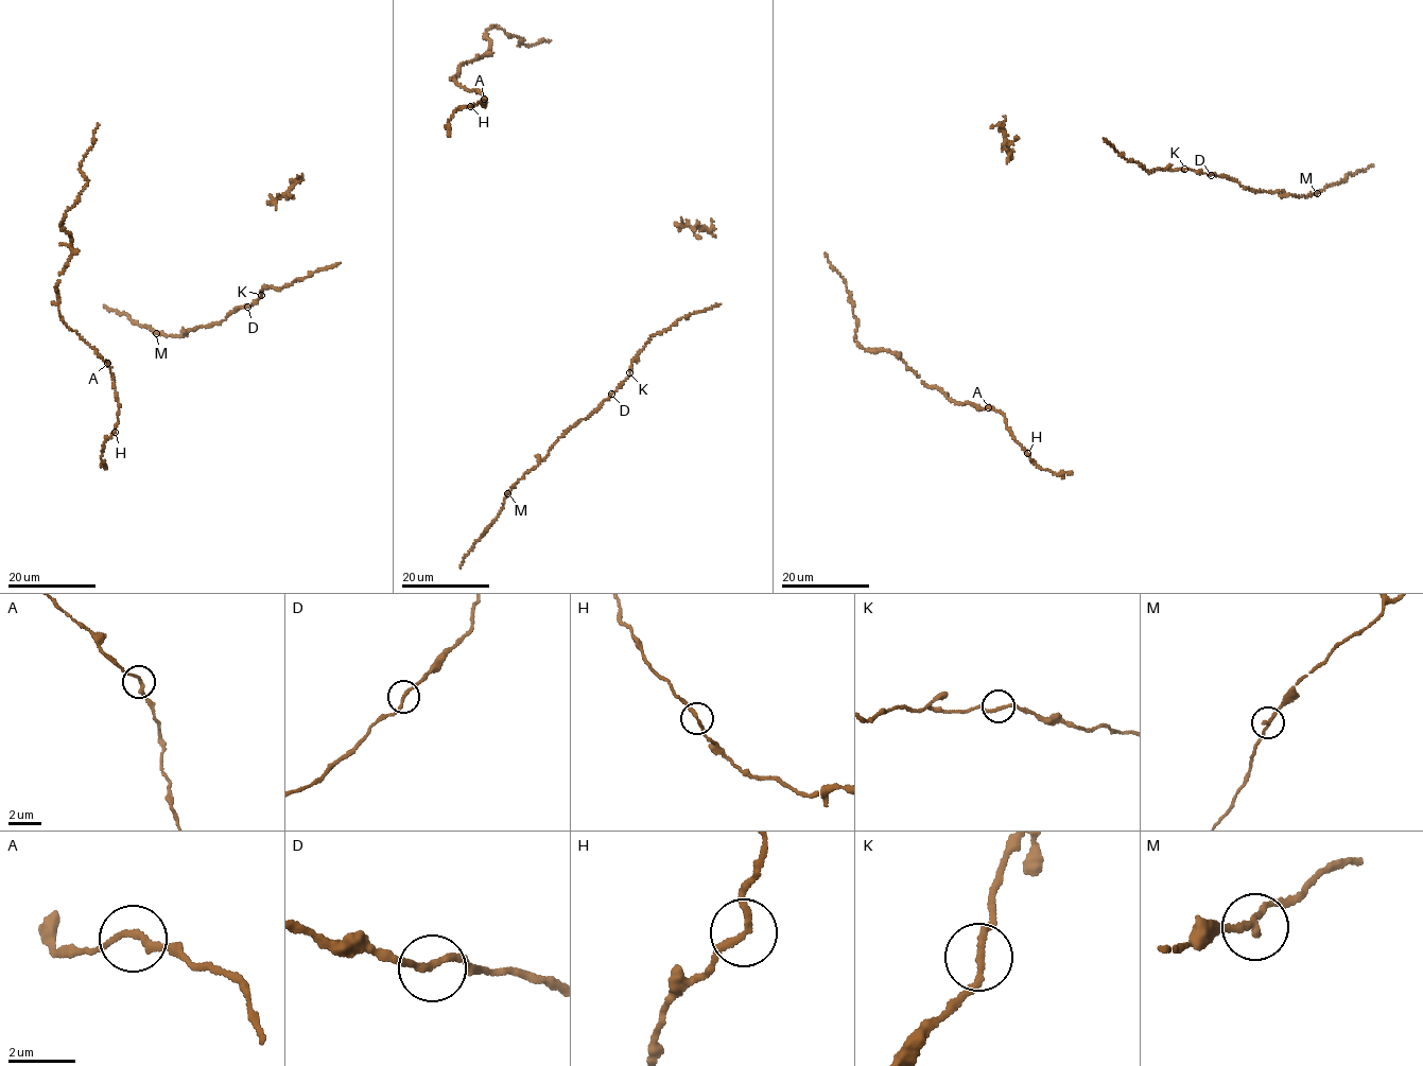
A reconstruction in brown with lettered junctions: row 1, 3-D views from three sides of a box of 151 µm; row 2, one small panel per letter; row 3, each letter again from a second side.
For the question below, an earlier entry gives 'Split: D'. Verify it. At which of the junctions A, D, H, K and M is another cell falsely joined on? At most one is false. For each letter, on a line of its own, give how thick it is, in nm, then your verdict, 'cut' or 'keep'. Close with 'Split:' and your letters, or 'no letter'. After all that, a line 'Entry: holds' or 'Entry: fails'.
A: 180 nm thick; keep
D: 180 nm thick; keep
H: 190 nm thick; keep
K: 180 nm thick; keep
M: 180 nm thick; keep
Split: no letter
Entry: fails

